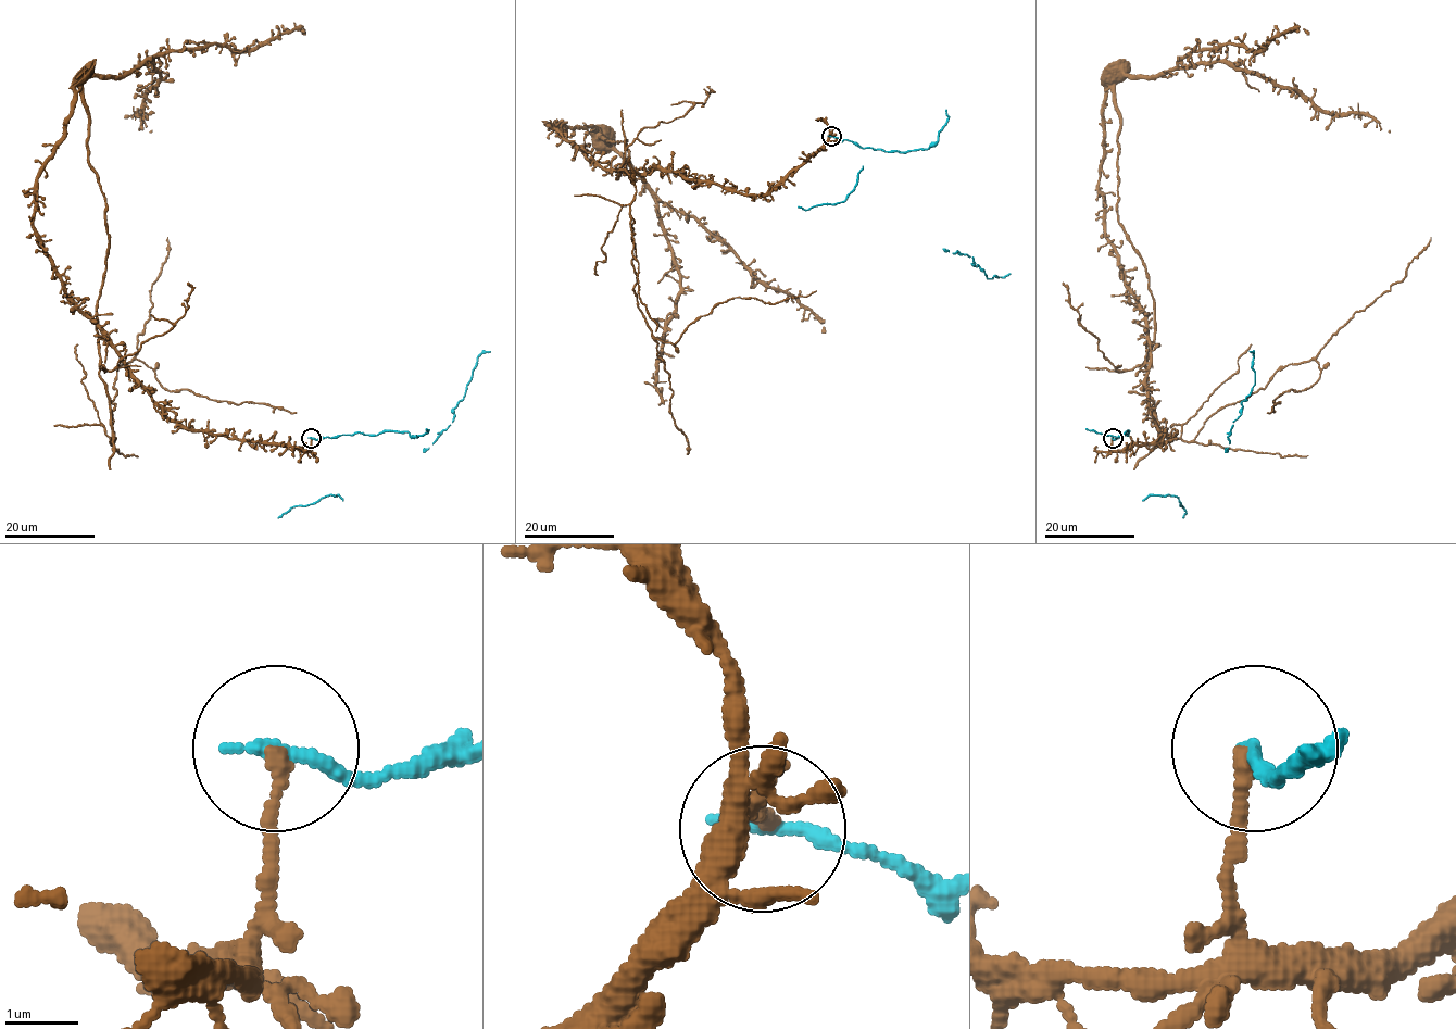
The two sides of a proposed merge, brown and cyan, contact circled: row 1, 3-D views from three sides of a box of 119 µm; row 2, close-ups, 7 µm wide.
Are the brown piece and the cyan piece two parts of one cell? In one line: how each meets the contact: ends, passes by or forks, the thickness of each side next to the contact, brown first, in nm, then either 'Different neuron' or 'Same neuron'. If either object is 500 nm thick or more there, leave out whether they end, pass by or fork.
At the ring brown ends. At the ring cyan ends. Thickness 190 nm (brown) against 200 nm. Different neuron

